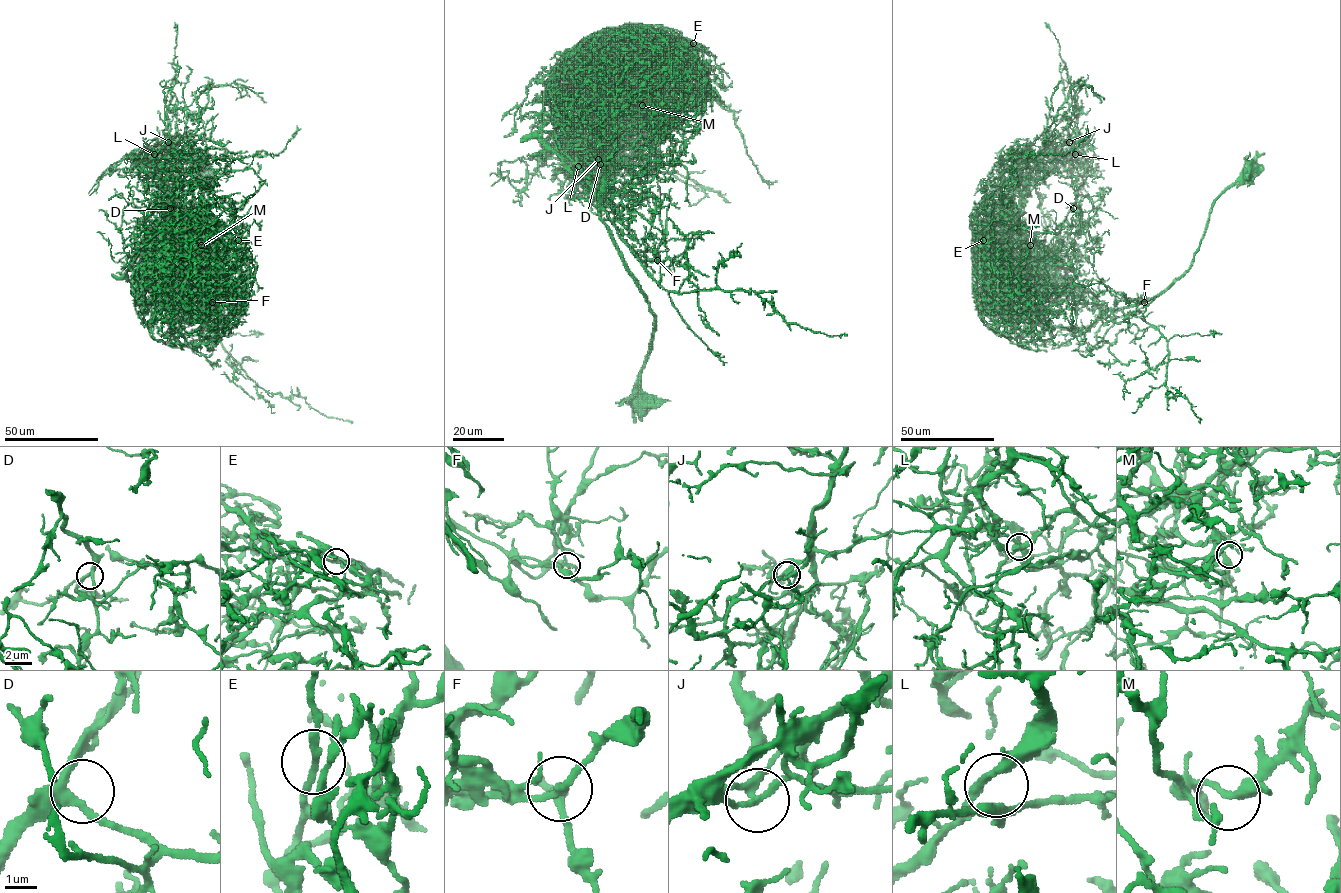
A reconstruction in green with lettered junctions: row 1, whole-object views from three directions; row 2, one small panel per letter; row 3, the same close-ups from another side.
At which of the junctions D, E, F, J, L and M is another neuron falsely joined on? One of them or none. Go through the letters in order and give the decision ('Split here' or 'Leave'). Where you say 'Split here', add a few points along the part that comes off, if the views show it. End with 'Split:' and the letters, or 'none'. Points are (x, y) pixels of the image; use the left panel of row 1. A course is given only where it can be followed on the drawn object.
D: Leave
E: Leave
F: Leave
J: Leave
L: Leave
M: Leave
Split: none

